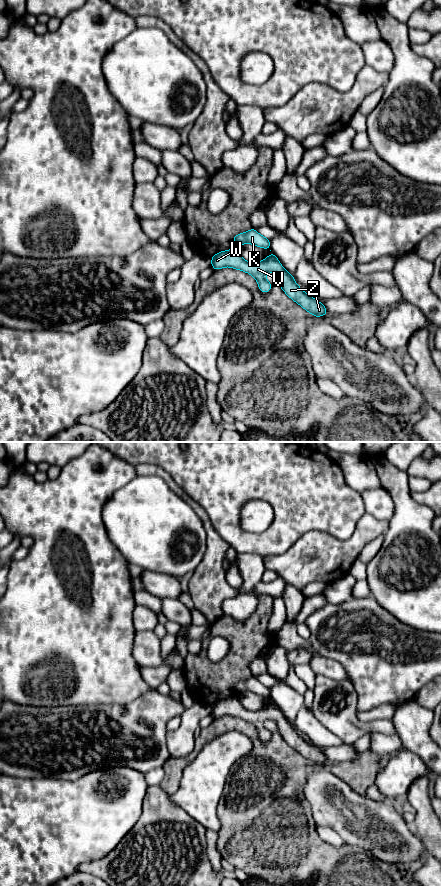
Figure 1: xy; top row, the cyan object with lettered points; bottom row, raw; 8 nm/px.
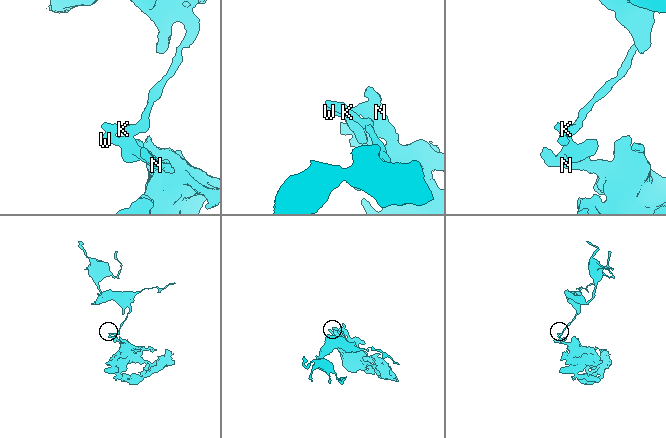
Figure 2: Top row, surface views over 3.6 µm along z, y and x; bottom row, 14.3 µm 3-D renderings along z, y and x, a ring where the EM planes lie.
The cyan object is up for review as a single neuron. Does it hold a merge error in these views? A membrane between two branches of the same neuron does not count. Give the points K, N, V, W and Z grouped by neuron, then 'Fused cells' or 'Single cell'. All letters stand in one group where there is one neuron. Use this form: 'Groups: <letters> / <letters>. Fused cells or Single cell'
Groups: K / N V W Z. Fused cells

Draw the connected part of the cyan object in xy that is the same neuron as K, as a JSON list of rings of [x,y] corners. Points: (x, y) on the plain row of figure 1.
[[[251,676],[247,680],[239,681],[234,684],[232,688],[237,694],[249,691],[257,695],[262,695],[264,692],[268,697],[270,697],[270,687],[259,682],[254,676]]]

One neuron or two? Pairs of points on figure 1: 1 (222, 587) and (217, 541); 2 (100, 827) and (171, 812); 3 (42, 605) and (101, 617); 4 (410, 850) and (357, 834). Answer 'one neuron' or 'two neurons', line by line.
1: one neuron
2: two neurons
3: one neuron
4: one neuron

